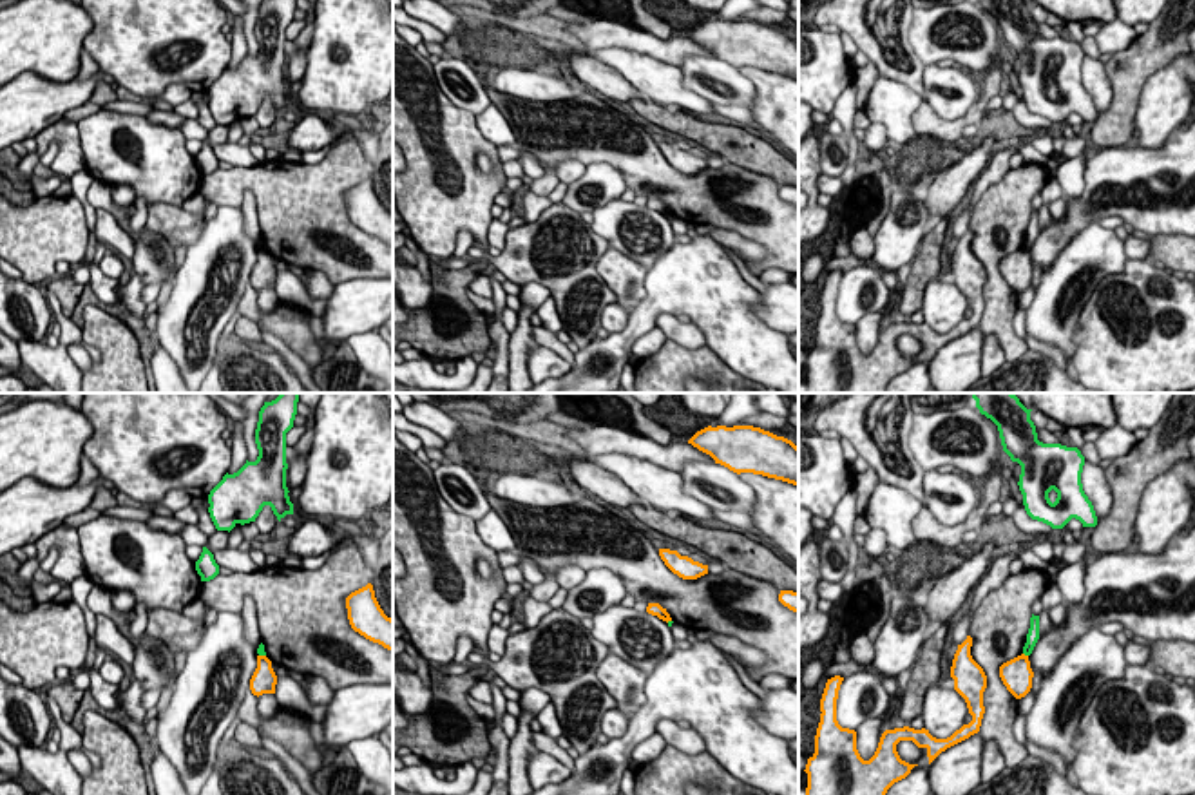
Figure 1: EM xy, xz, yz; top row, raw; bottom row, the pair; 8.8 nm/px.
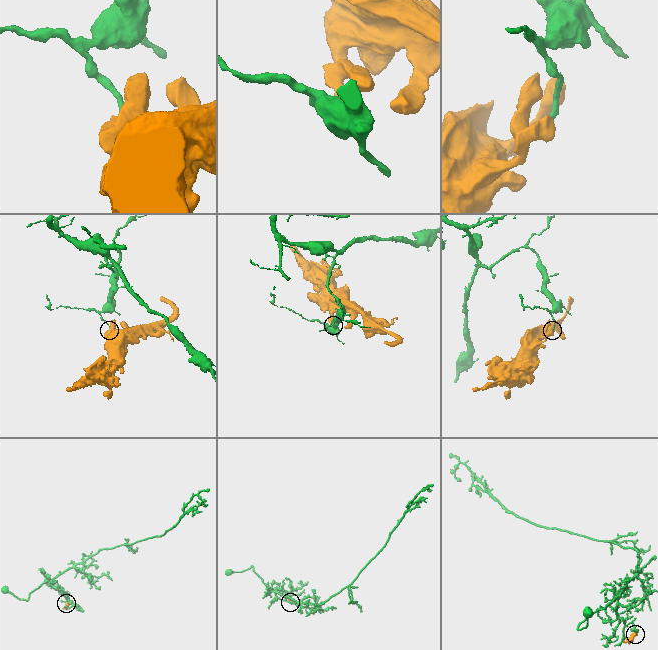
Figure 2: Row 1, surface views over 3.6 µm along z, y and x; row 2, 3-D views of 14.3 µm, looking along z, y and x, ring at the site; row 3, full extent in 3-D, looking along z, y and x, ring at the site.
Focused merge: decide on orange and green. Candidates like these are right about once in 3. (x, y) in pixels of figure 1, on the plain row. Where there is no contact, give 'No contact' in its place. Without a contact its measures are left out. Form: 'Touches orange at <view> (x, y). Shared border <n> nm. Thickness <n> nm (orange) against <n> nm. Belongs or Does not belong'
Touches orange at yz (1023, 249). Shared border 60 nm. Thickness 280 nm (orange) against 120 nm. Does not belong

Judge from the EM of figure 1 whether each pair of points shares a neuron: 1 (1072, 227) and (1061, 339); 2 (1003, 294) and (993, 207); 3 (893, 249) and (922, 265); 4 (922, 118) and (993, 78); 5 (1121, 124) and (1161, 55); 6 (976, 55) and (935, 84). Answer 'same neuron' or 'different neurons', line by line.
1: different neurons
2: same neuron
3: different neurons
4: same neuron
5: same neuron
6: different neurons

